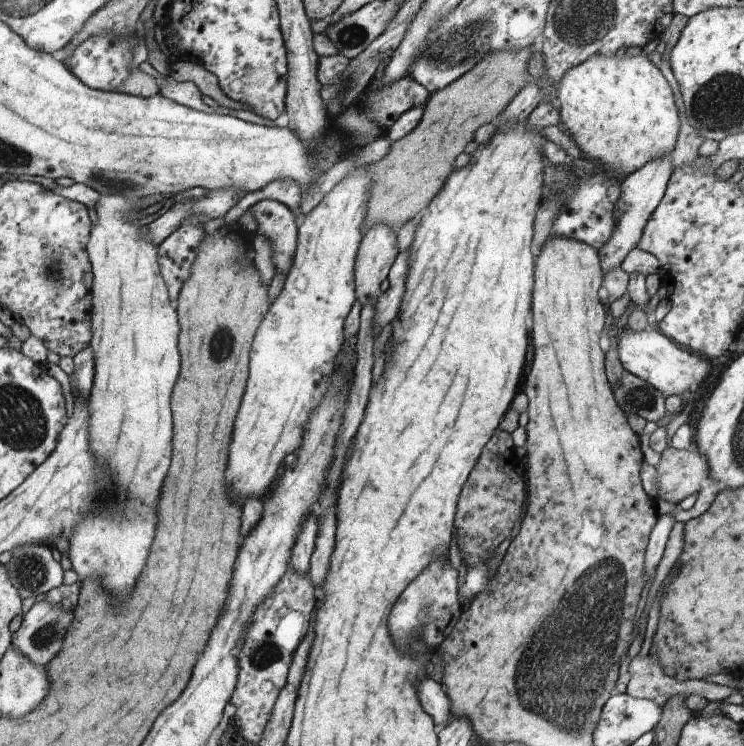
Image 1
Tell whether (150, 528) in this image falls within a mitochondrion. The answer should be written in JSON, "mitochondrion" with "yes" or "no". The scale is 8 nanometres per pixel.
{"mitochondrion":"no"}

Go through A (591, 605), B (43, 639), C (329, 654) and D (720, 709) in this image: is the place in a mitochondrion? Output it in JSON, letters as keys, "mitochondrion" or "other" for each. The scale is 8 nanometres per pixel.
{"A":"mitochondrion","B":"mitochondrion","C":"other","D":"other"}

